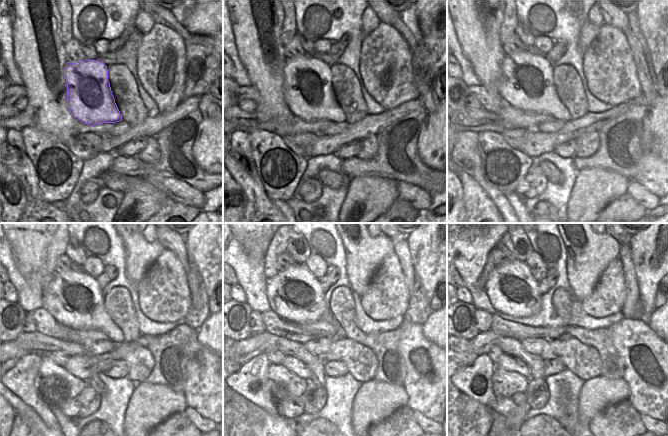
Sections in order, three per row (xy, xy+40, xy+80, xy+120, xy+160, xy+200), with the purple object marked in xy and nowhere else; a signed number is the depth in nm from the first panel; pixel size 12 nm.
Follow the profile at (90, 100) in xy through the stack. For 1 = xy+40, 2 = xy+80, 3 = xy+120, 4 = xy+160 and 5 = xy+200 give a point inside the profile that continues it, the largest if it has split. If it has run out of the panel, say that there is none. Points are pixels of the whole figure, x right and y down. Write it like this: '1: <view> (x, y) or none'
1: xy+40 (307, 88)
2: xy+80 (527, 83)
3: xy+120 (74, 299)
4: xy+160 (295, 295)
5: xy+200 (511, 288)

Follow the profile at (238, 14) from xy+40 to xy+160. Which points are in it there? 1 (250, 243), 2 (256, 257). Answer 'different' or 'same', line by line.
1: same
2: same

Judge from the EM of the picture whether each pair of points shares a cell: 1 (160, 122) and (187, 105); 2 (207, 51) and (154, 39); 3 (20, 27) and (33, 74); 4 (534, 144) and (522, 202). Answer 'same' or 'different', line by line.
1: same
2: different
3: same
4: different

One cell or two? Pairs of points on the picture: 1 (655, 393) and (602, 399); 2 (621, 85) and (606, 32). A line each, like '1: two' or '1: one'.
1: two
2: one

